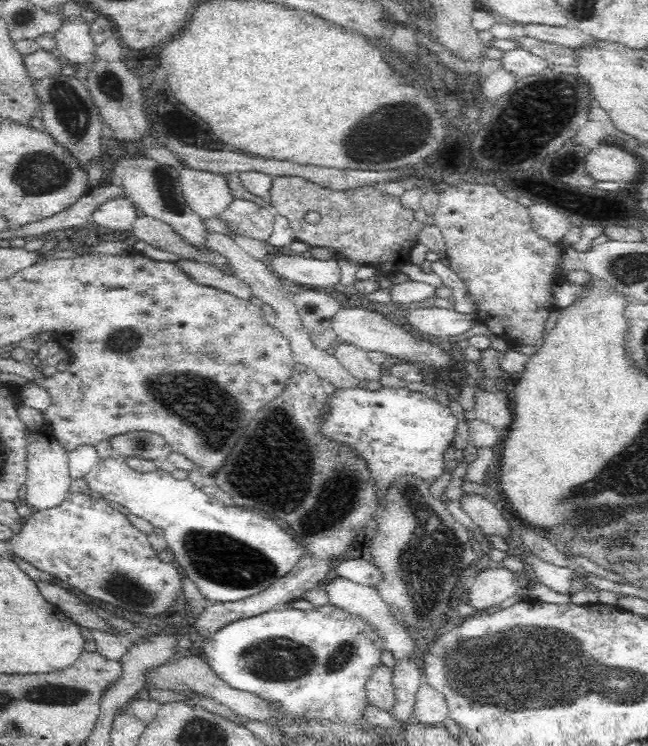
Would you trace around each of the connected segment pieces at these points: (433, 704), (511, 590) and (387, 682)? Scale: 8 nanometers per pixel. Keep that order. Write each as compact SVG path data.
M423 680L413 704L413 717L420 722L442 722L449 716L445 694L432 689Z
M493 563L490 568L472 574L469 586L469 603L480 609L510 600L515 593L521 593L518 578L502 563Z
M378 660L370 666L364 693L366 693L366 700L370 705L392 713L391 706L394 704L392 673L384 662Z

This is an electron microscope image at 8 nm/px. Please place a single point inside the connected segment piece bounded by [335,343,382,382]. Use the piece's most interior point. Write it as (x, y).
(355, 361)

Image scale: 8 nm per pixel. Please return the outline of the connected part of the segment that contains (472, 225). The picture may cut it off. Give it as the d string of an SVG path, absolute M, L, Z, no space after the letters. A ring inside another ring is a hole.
M458 182L440 193L434 213L435 225L444 237L451 269L465 283L477 303L475 318L489 326L499 337L510 343L539 345L543 338L540 327L556 306L548 300L550 288L555 284L552 274L557 266L563 246L546 242L531 228L530 208L513 199L508 199L502 190L488 184Z

